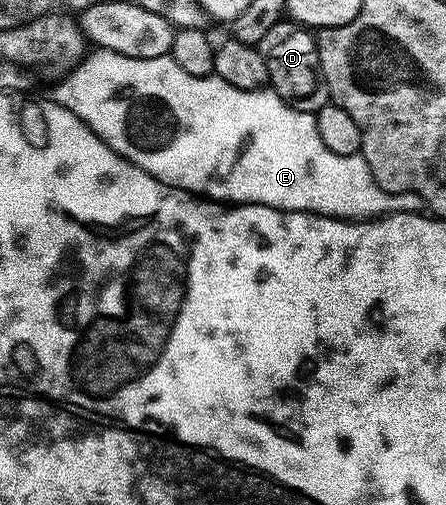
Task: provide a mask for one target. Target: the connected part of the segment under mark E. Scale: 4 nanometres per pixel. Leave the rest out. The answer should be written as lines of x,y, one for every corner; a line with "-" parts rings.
94,49
85,56
85,59
86,61
68,79
59,81
52,92
54,102
71,111
76,117
80,117
80,121
88,124
102,138
102,142
108,144
118,155
124,156
127,161
144,169
162,183
190,191
199,197
221,201
227,205
259,203
265,207
278,207
281,211
309,211
311,215
329,215
331,219
347,221
369,221
387,213
418,213
423,210
422,198
416,193
405,191
402,195
390,195
384,189
380,189
380,185
376,185
361,154
337,155
332,153
332,149
328,149
324,145
324,141
320,141
320,133
316,129
314,115
308,111
297,111
295,107
289,107
274,91
236,89
236,85
228,85
228,81
219,79
215,74
192,77
188,73
184,73
184,69
180,69
180,65
176,65
176,61
169,55
137,59
136,57
124,57
120,53

